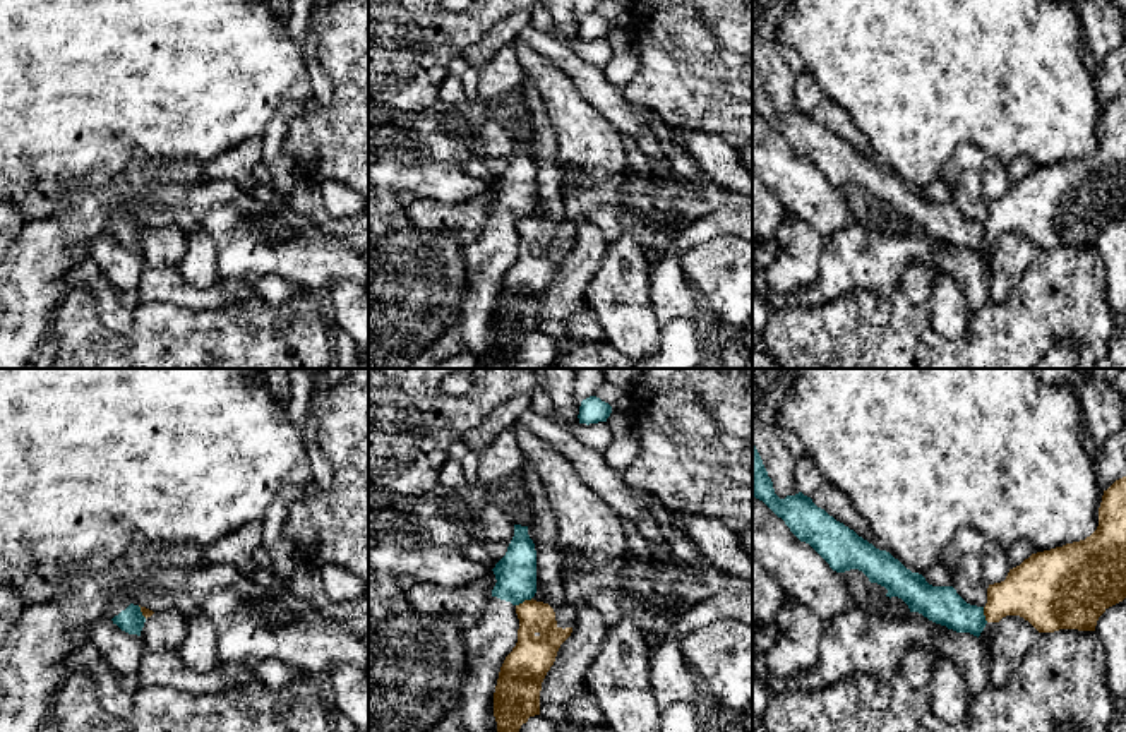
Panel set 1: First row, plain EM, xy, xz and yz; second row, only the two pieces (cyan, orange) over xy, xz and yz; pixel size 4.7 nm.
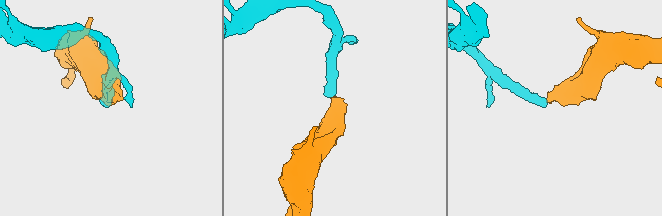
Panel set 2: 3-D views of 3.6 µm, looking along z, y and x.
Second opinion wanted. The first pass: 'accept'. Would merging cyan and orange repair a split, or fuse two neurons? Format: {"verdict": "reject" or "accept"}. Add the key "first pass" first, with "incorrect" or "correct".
{"first pass": "incorrect", "verdict": "reject"}

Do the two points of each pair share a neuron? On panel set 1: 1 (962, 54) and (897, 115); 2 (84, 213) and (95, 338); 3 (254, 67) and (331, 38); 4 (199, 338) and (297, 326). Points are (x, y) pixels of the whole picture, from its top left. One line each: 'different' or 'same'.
1: same
2: different
3: different
4: same

